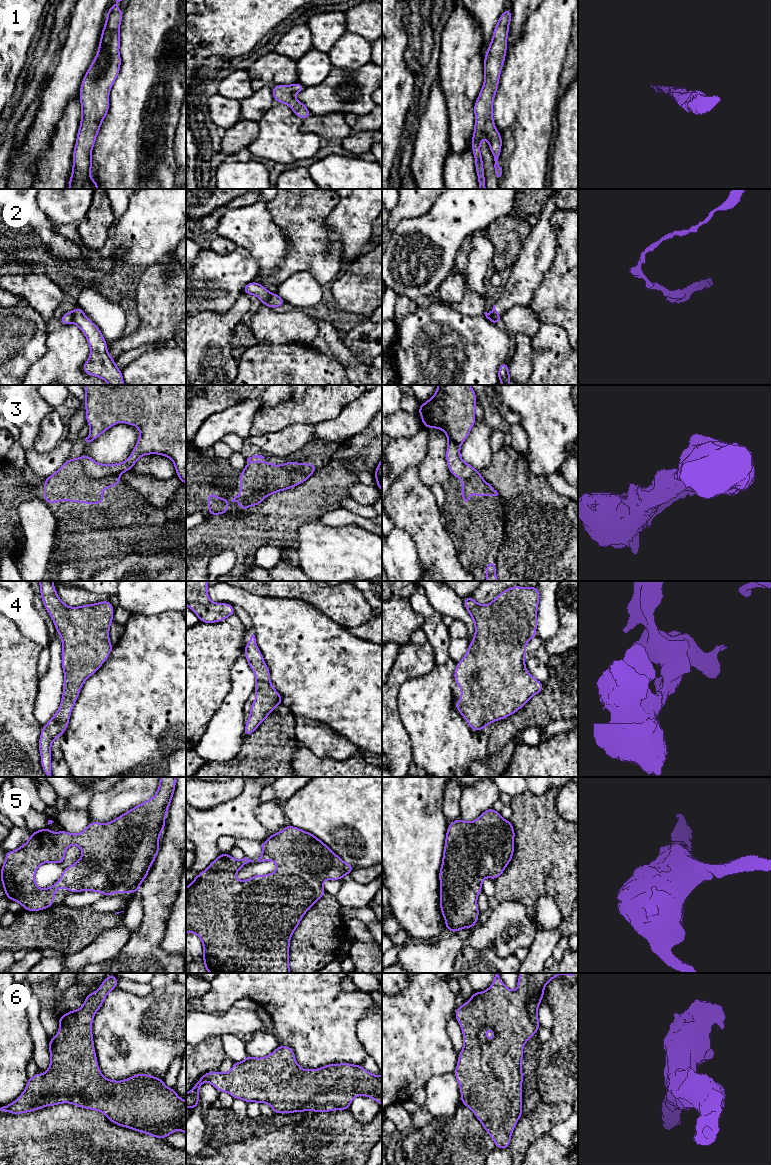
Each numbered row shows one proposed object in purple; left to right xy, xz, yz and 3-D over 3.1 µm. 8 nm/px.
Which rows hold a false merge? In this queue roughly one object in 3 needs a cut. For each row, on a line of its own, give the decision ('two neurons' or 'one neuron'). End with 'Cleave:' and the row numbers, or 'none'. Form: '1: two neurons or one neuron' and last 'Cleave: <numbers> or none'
1: one neuron
2: two neurons
3: two neurons
4: one neuron
5: one neuron
6: one neuron
Cleave: 2, 3

